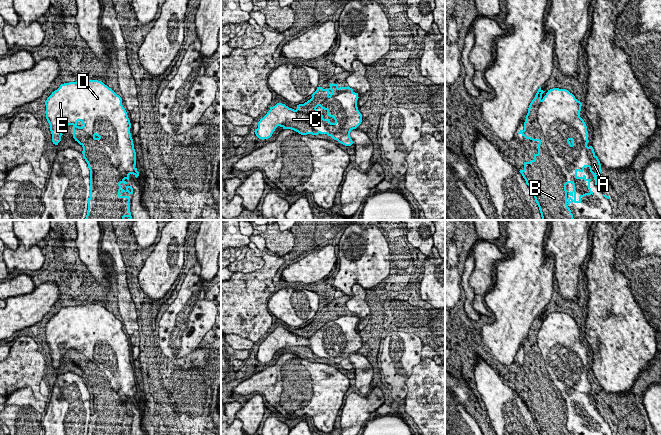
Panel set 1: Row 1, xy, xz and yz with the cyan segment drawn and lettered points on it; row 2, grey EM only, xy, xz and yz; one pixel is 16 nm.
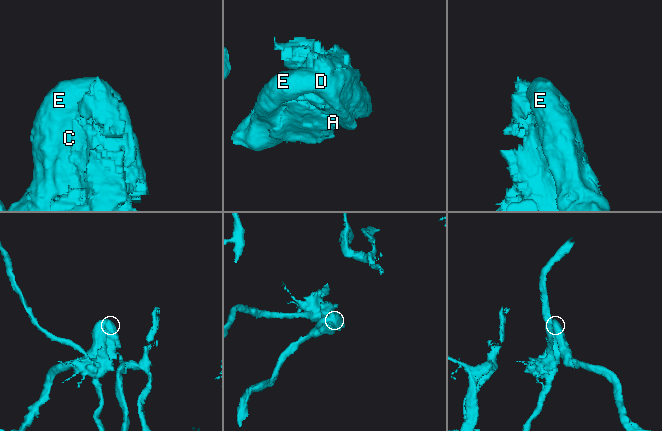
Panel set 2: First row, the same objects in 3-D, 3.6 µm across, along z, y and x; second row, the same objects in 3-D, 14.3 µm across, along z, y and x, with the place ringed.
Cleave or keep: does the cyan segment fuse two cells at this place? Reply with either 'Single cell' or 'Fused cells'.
Fused cells

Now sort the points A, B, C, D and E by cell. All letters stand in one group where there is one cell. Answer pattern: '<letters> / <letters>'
A B / C D E

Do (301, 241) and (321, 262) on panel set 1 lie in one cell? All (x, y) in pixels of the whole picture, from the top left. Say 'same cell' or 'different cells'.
different cells

